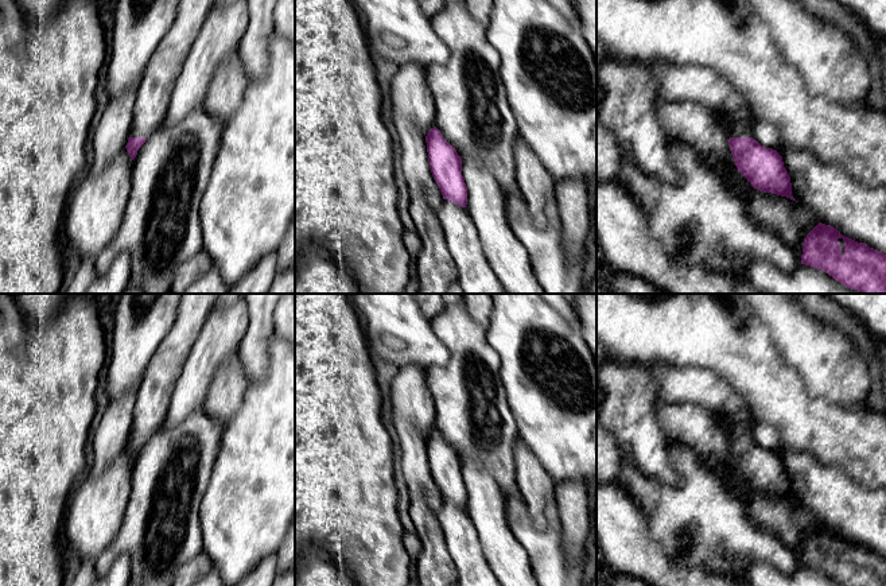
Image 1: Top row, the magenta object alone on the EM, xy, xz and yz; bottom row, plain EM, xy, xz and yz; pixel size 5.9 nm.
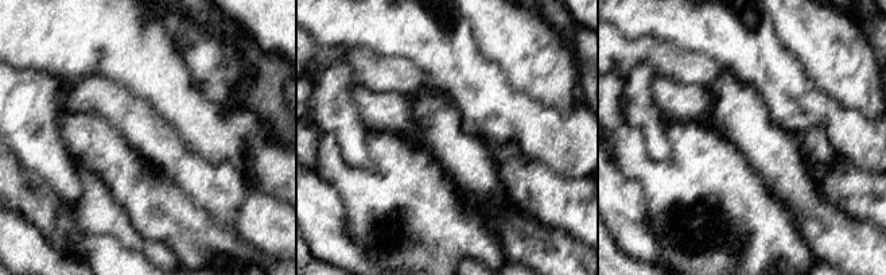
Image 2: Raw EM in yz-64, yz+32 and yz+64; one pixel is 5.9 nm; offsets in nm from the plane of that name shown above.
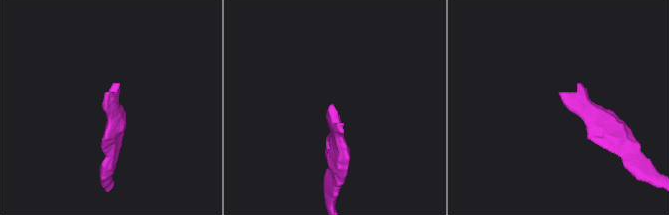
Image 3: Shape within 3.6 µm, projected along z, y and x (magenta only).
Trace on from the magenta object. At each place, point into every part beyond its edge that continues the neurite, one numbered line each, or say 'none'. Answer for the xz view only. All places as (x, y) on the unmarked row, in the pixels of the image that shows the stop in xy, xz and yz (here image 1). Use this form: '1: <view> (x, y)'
none

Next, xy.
1: xy (154, 395)

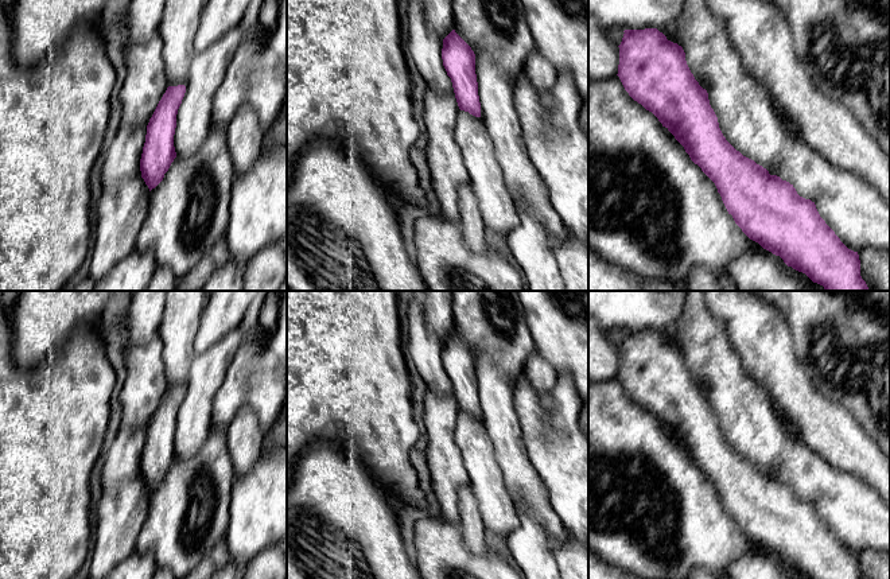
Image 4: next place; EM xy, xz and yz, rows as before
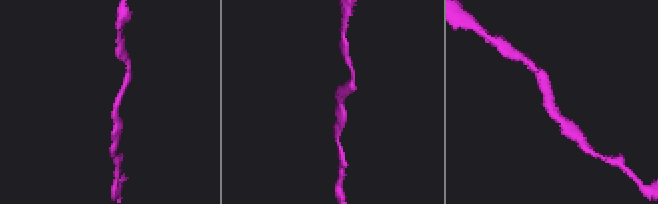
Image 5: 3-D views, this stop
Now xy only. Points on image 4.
none

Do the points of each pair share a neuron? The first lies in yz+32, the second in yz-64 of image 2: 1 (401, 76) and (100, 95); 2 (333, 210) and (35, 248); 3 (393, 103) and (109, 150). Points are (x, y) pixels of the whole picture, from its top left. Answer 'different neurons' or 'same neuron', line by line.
1: same neuron
2: same neuron
3: same neuron

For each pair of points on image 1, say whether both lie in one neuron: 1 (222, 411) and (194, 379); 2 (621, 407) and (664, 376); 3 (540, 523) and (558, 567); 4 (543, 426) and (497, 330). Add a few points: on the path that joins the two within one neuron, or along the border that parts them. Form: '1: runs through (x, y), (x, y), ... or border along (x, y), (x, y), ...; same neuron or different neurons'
1: border along (222, 364), (206, 392); different neurons
2: border along (652, 376), (656, 381); different neurons
3: border along (525, 501), (532, 523), (543, 530); different neurons
4: runs through (536, 402), (517, 383), (515, 354); same neuron

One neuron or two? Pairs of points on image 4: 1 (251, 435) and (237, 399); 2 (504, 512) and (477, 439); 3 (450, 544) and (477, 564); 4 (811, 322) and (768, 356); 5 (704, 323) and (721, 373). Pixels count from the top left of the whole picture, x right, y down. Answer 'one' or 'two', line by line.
1: two
2: one
3: one
4: two
5: one

